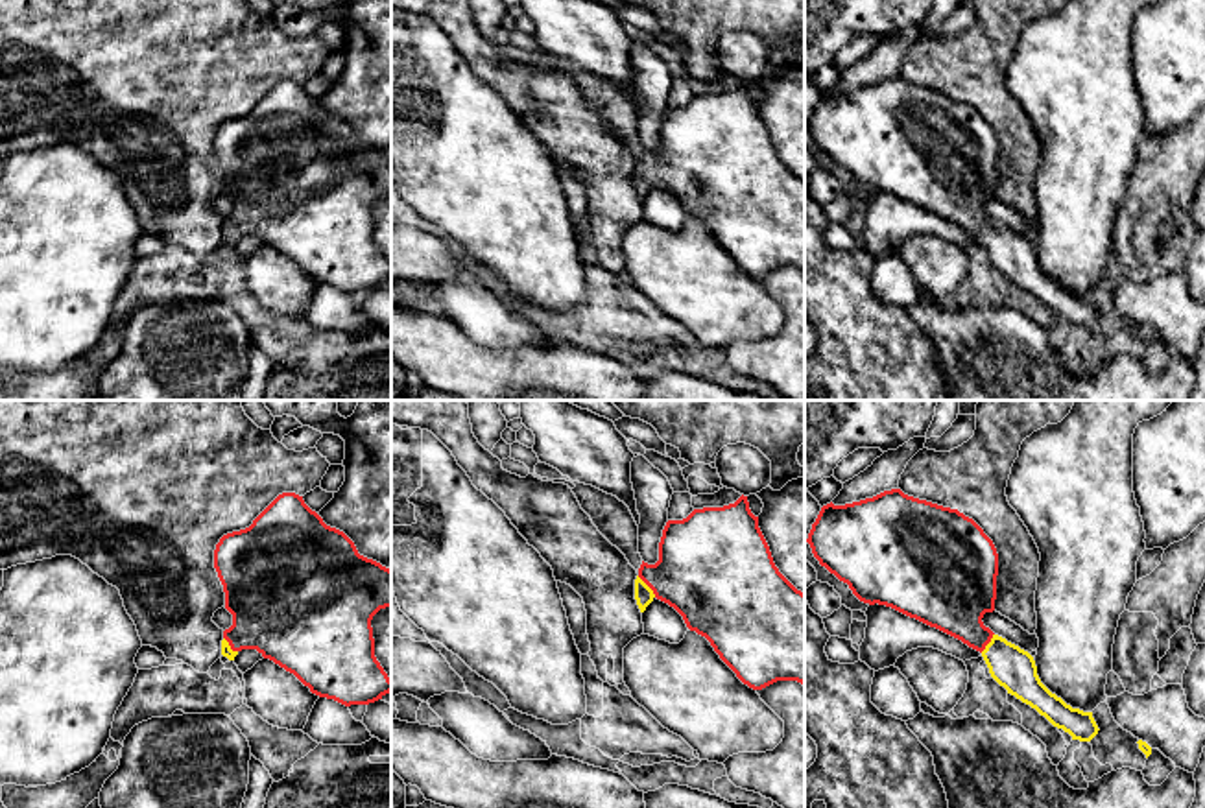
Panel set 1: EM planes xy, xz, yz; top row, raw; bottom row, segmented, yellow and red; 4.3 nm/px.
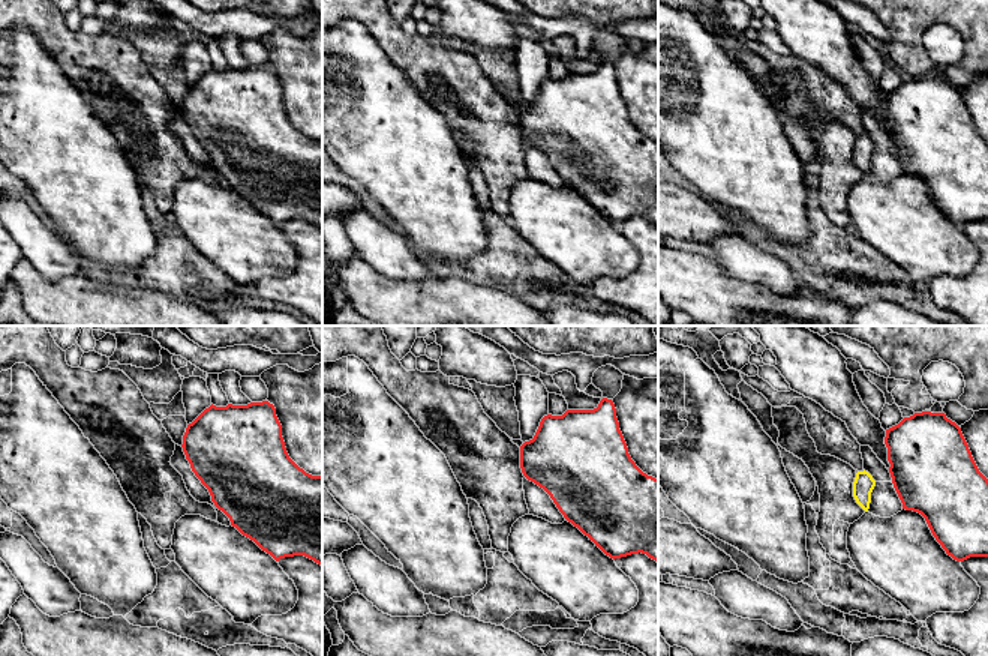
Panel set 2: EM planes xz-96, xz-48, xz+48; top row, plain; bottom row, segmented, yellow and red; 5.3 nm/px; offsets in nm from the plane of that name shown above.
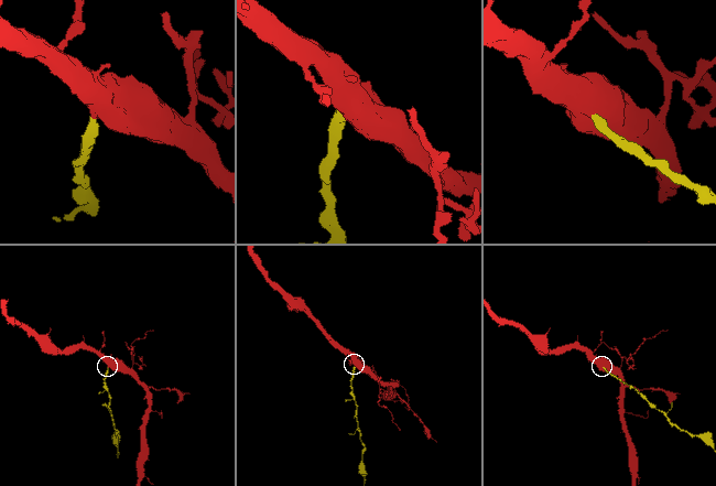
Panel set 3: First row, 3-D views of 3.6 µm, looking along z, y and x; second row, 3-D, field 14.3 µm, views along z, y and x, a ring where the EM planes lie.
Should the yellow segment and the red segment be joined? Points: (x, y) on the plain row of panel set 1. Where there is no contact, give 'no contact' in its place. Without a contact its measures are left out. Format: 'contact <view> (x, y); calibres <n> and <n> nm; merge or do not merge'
contact xz (648, 174); calibres 80 and 400 nm; merge

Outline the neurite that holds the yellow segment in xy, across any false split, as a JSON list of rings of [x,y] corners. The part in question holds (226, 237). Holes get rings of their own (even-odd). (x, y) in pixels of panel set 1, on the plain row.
[[[295,79],[279,81],[249,114],[227,120],[214,137],[214,155],[223,172],[233,212],[223,218],[221,242],[229,247],[242,236],[257,236],[293,260],[312,280],[345,293],[369,291],[391,279],[391,266],[375,244],[371,207],[391,194],[391,157],[358,140],[354,129],[330,114]]]

